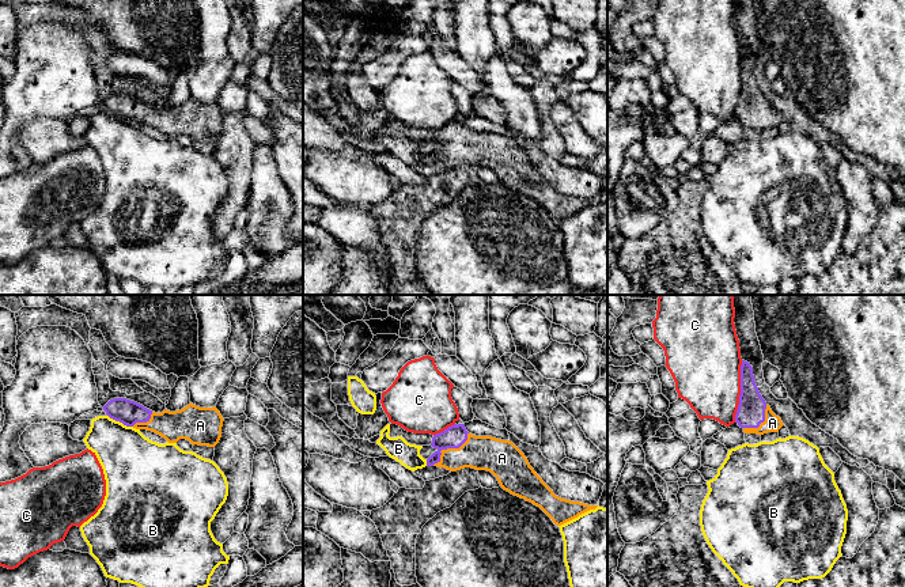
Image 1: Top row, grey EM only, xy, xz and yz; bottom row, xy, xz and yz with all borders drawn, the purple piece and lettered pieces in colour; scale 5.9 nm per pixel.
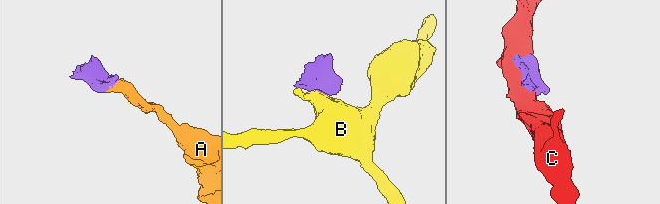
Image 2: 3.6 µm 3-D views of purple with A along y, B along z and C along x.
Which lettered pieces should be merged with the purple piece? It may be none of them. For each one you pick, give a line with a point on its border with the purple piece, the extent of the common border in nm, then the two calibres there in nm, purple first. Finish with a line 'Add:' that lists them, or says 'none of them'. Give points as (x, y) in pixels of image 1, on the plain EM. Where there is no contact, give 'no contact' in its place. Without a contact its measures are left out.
A: contact xz (449, 143); length 300 nm; calibres 140 and 200 nm
Add: A

